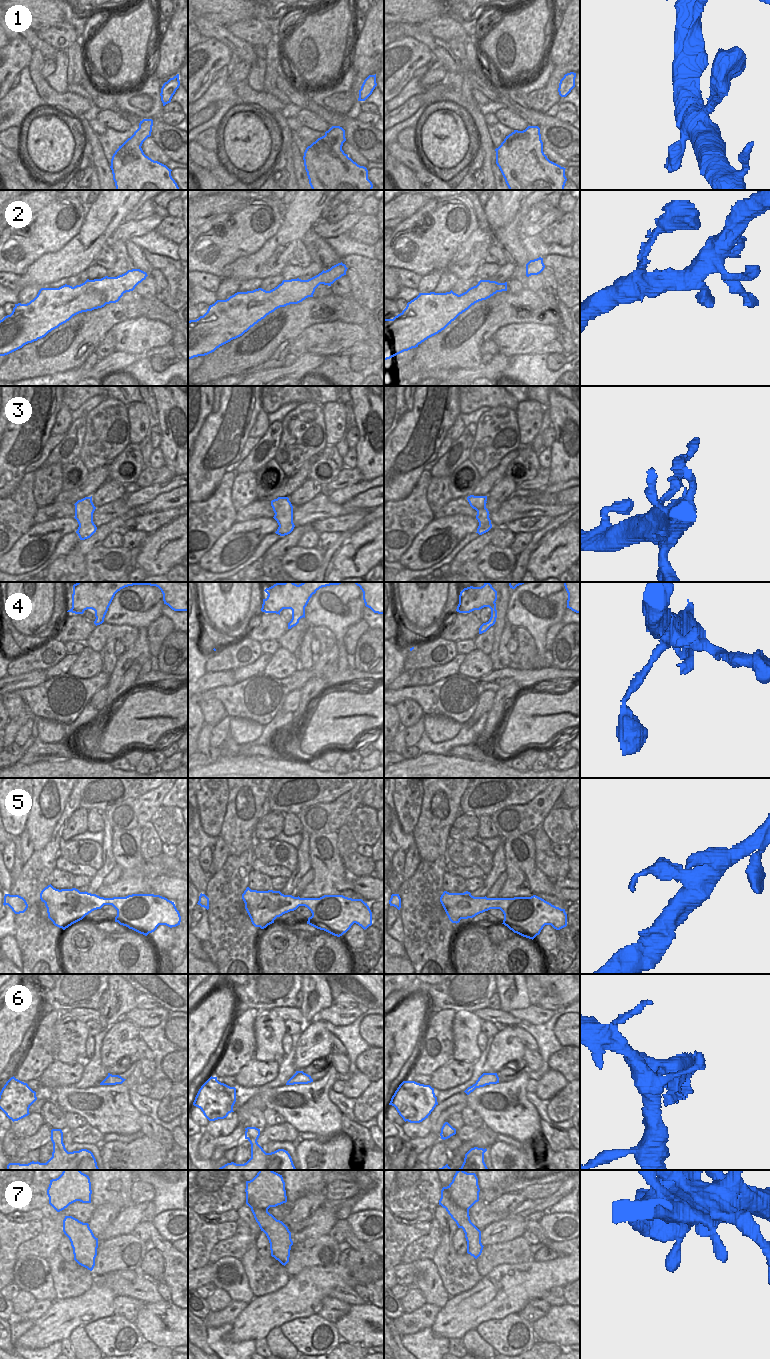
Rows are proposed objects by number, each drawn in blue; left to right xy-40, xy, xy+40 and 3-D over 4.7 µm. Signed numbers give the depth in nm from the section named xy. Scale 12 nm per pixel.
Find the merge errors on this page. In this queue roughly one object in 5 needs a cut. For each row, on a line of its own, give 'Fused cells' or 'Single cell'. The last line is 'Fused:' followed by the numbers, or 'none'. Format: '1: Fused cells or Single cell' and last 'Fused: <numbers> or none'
1: Single cell
2: Single cell
3: Fused cells
4: Single cell
5: Single cell
6: Fused cells
7: Single cell
Fused: 3, 6

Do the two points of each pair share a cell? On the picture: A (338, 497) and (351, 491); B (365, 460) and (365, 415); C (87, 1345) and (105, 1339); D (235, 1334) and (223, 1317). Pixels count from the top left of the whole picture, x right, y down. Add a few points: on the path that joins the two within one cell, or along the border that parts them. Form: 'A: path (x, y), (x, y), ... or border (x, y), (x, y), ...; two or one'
A: path (341, 496), (348, 492); one
B: path (365, 449), (362, 426); one
C: border (84, 1326), (86, 1334), (99, 1348); two
D: border (246, 1304), (246, 1307), (231, 1323); two

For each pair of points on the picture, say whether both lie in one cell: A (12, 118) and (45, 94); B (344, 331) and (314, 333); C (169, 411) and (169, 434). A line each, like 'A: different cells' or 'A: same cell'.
A: different cells
B: same cell
C: same cell

